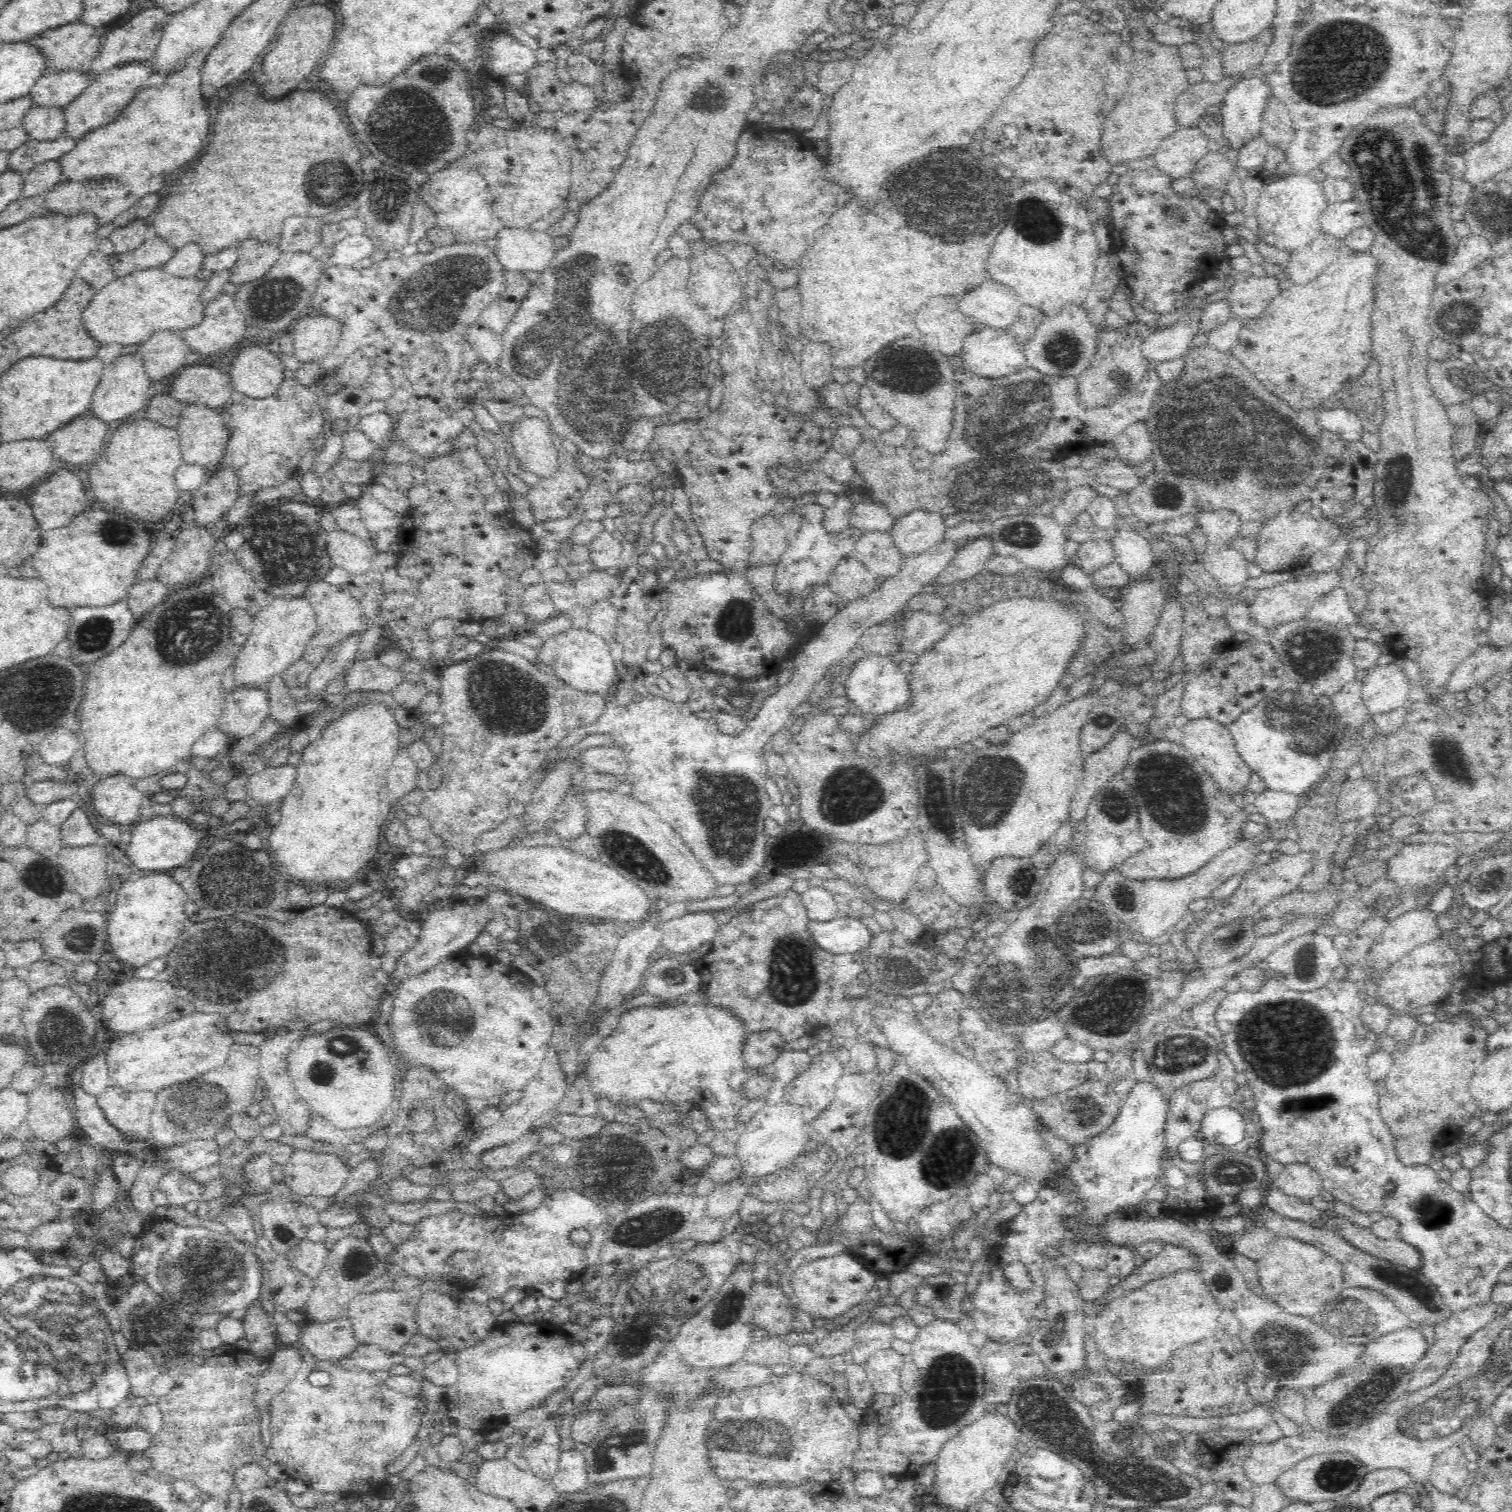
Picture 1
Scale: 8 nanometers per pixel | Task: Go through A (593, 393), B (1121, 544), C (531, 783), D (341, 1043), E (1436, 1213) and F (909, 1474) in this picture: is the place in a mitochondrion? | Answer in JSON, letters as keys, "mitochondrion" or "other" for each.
{"A":"mitochondrion","B":"other","C":"other","D":"mitochondrion","E":"mitochondrion","F":"other"}

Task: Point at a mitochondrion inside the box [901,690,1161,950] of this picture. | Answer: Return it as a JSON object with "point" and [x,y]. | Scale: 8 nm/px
{"point":[988,804]}

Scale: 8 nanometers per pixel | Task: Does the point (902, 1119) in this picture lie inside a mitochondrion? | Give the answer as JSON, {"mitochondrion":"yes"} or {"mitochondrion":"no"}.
{"mitochondrion":"yes"}

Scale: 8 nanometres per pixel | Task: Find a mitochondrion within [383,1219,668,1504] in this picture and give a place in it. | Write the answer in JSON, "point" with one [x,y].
{"point":[624,1438]}

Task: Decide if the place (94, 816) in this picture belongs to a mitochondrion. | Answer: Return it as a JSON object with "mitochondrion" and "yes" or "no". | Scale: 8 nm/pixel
{"mitochondrion":"no"}

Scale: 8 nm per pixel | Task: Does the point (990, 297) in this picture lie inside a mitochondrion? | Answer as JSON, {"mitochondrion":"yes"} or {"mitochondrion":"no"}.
{"mitochondrion":"no"}

